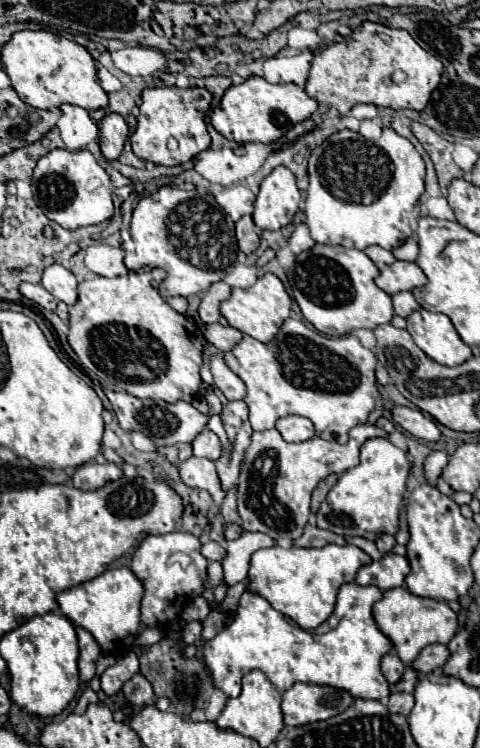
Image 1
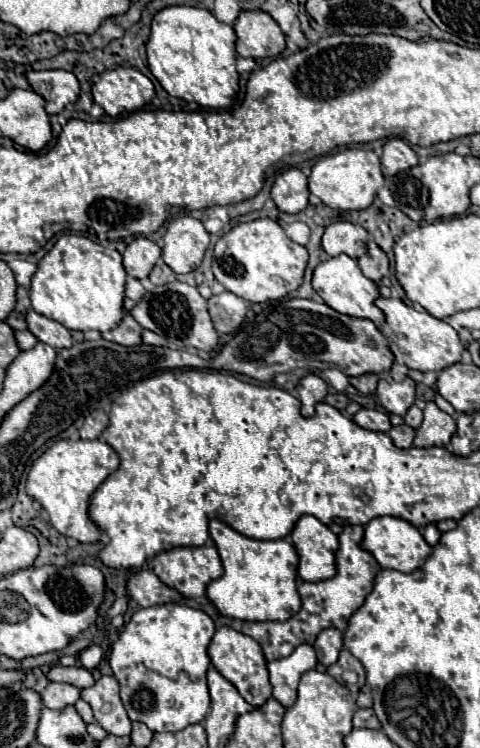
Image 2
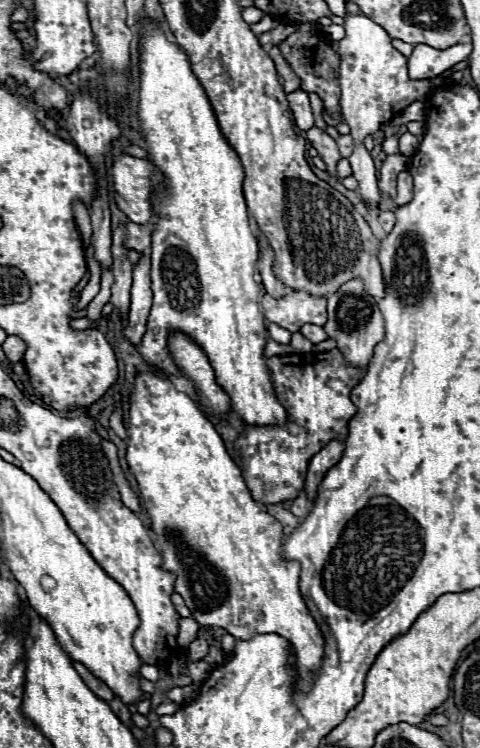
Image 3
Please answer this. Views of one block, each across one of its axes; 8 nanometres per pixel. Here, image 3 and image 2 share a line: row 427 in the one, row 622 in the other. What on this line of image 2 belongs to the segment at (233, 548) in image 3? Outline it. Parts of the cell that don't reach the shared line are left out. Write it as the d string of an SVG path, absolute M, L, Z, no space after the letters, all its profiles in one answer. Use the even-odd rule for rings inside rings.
M160 604L140 608L124 624L110 650L110 668L120 684L120 698L132 722L146 724L152 732L176 732L198 724L210 710L206 648L214 636L214 622L202 610L186 604Z

